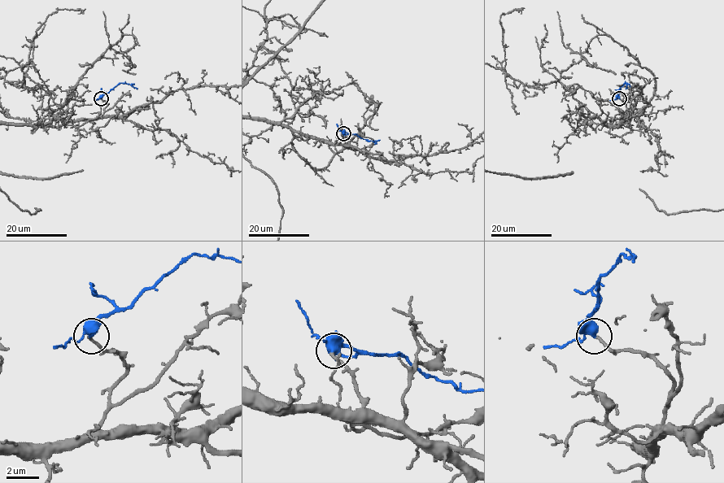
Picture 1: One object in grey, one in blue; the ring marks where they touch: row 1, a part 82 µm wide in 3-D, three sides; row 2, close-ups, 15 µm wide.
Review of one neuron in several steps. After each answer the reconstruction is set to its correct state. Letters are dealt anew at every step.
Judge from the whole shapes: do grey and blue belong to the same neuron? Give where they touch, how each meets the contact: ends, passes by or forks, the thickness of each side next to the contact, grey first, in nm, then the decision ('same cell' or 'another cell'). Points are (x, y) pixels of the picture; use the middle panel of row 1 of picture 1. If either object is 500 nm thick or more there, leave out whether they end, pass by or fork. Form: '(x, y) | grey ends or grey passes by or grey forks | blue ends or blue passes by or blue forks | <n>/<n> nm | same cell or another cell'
(343, 133) | grey ends | blue passes by | 190/440 nm | same cell

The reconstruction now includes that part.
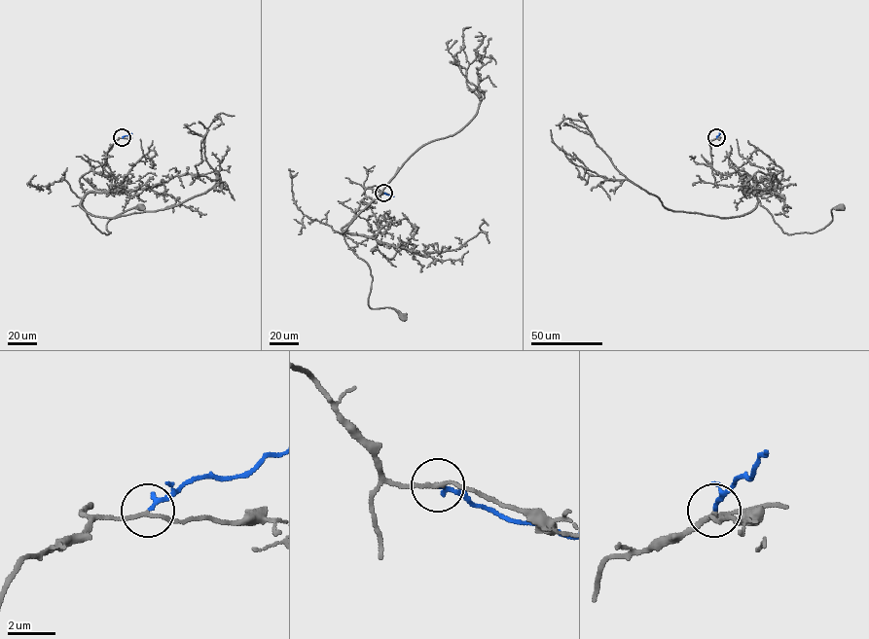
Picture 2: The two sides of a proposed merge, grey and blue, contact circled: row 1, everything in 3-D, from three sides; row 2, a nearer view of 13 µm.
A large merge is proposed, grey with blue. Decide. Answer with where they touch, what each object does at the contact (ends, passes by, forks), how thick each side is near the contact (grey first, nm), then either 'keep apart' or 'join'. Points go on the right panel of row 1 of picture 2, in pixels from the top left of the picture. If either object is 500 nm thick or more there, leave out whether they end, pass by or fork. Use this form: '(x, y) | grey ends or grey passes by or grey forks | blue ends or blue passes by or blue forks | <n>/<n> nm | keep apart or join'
(716, 137) | grey passes by | blue ends | 150/190 nm | join

